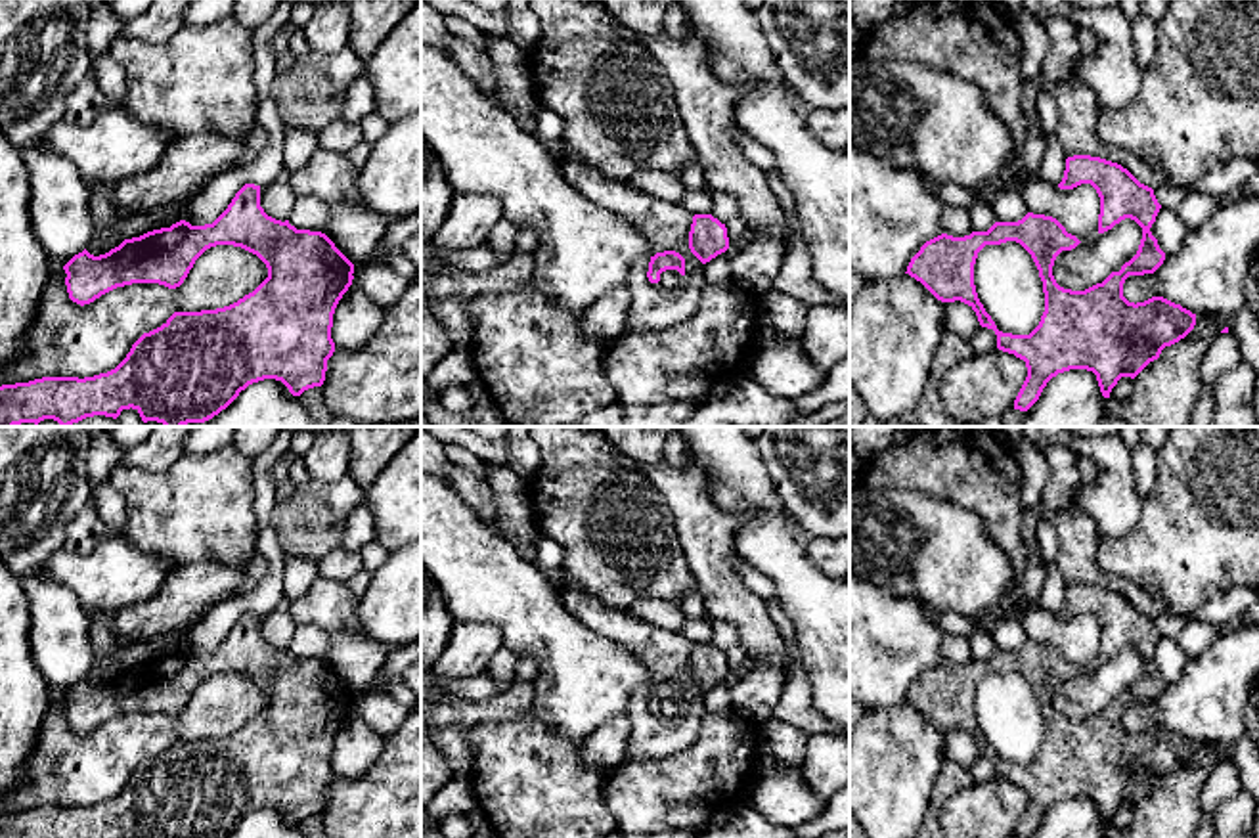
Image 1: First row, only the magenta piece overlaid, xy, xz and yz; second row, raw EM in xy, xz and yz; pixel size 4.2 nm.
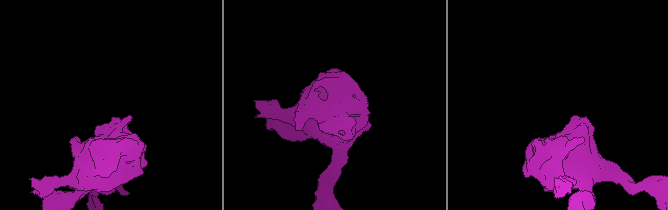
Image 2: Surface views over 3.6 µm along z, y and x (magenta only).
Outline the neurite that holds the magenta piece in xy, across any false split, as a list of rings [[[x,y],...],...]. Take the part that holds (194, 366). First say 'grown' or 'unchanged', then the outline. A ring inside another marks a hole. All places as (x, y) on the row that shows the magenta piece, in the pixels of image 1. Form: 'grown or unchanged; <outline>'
unchanged; [[[245,184],[228,209],[205,226],[191,226],[186,220],[147,232],[140,237],[124,239],[105,254],[94,256],[86,249],[75,254],[65,266],[65,285],[69,298],[80,306],[94,302],[101,295],[132,285],[159,283],[176,289],[184,283],[195,260],[210,247],[233,245],[256,254],[268,268],[268,277],[237,302],[201,312],[174,312],[161,327],[144,333],[130,348],[126,358],[111,371],[94,377],[42,377],[29,383],[0,386],[0,427],[21,423],[38,425],[54,419],[61,427],[71,427],[86,417],[105,415],[117,419],[122,409],[136,409],[144,423],[157,421],[165,427],[184,427],[188,423],[205,423],[226,409],[249,385],[276,379],[281,381],[293,396],[321,386],[325,381],[327,360],[335,352],[331,339],[333,314],[354,279],[354,264],[321,232],[297,230],[289,220],[281,222],[260,207],[260,186]]]

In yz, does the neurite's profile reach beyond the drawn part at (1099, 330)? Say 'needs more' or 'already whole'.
already whole

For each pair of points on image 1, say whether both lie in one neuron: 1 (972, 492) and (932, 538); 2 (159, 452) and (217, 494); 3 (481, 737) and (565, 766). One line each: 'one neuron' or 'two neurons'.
1: two neurons
2: two neurons
3: one neuron

